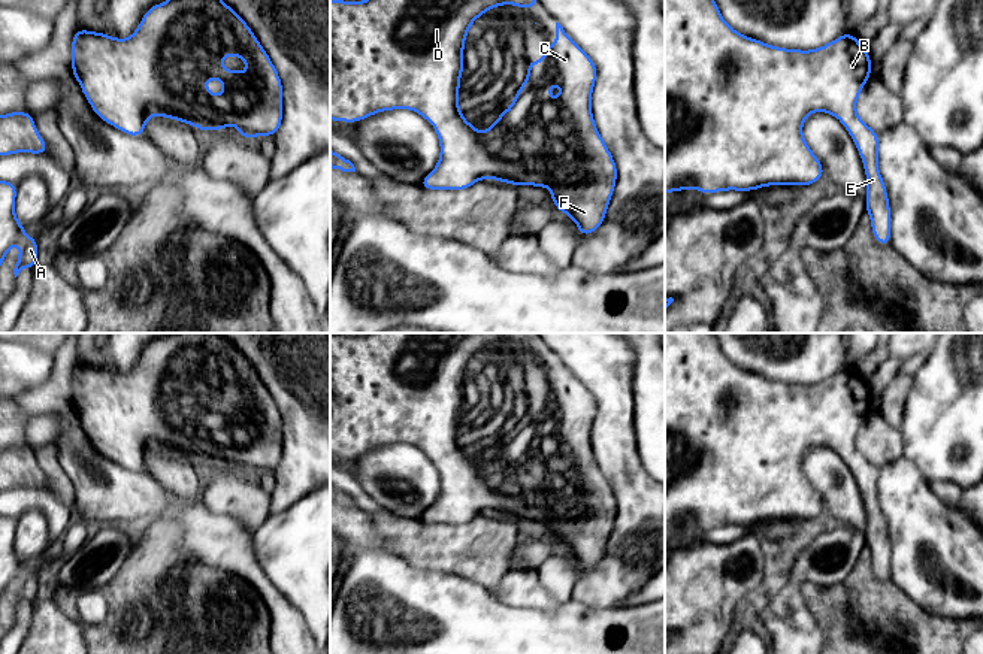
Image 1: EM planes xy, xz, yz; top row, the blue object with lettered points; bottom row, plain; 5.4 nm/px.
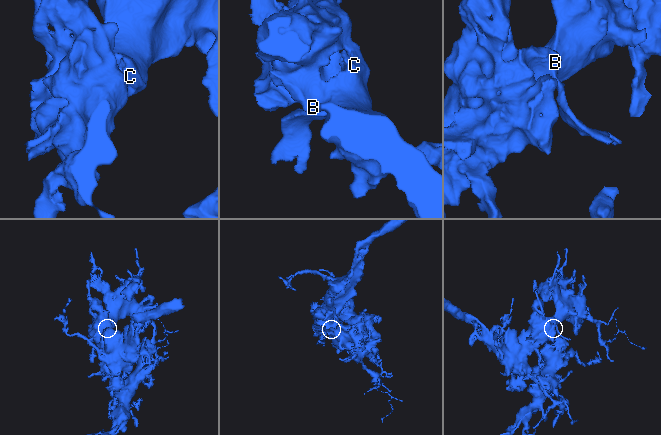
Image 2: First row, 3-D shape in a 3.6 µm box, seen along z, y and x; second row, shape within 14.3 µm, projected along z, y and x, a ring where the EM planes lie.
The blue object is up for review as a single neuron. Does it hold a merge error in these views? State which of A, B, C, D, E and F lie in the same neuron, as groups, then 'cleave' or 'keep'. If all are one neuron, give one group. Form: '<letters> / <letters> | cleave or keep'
A B C D E F | keep

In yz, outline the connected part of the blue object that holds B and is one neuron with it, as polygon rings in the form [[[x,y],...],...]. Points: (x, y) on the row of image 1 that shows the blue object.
[[[665,0],[665,194],[672,191],[686,191],[690,185],[698,193],[717,193],[717,191],[753,191],[769,185],[813,185],[825,170],[819,158],[811,152],[802,136],[802,124],[813,112],[826,112],[837,116],[852,136],[866,175],[866,214],[871,218],[872,236],[884,246],[890,246],[890,205],[886,194],[884,181],[878,172],[878,133],[872,131],[856,113],[858,97],[871,78],[871,57],[860,45],[855,34],[846,33],[822,48],[801,51],[784,49],[774,45],[766,45],[757,39],[751,39],[735,31],[720,15],[714,0]]]

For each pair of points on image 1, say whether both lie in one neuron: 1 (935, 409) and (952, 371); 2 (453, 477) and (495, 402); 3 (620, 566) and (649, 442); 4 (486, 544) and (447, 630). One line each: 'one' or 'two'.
1: one
2: one
3: two
4: two

